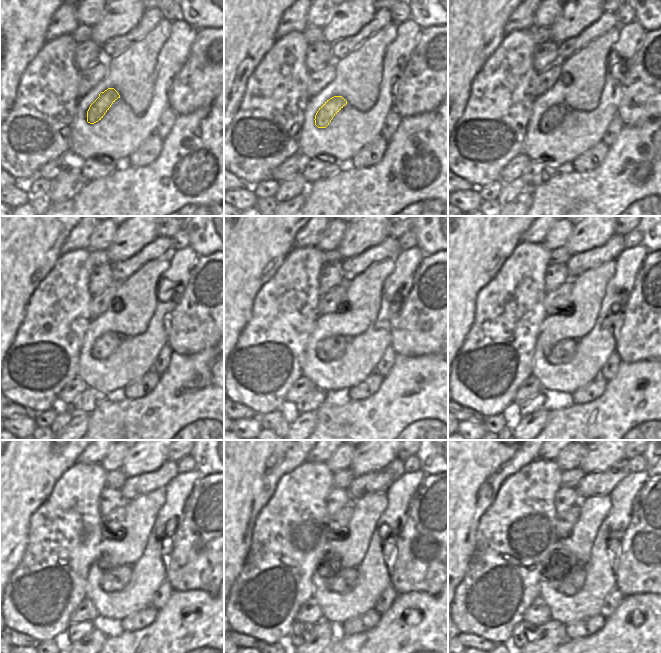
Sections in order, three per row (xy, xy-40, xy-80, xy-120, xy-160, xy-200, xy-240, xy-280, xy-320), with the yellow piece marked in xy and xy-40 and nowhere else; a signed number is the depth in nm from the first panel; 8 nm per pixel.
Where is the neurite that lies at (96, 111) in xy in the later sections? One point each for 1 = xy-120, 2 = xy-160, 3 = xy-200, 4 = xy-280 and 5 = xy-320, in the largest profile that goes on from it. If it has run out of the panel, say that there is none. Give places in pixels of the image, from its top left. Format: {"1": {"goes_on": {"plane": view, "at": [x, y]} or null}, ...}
{"1": {"goes_on": {"plane": "xy-120", "at": [107, 343]}}, "2": {"goes_on": {"plane": "xy-160", "at": [333, 347]}}, "3": {"goes_on": {"plane": "xy-200", "at": [566, 347]}}, "4": {"goes_on": {"plane": "xy-280", "at": [337, 574]}}, "5": {"goes_on": {"plane": "xy-320", "at": [568, 589]}}}

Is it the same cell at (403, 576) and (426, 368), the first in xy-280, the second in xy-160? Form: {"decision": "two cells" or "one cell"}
{"decision": "two cells"}

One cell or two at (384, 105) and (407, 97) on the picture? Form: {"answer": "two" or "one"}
{"answer": "two"}

